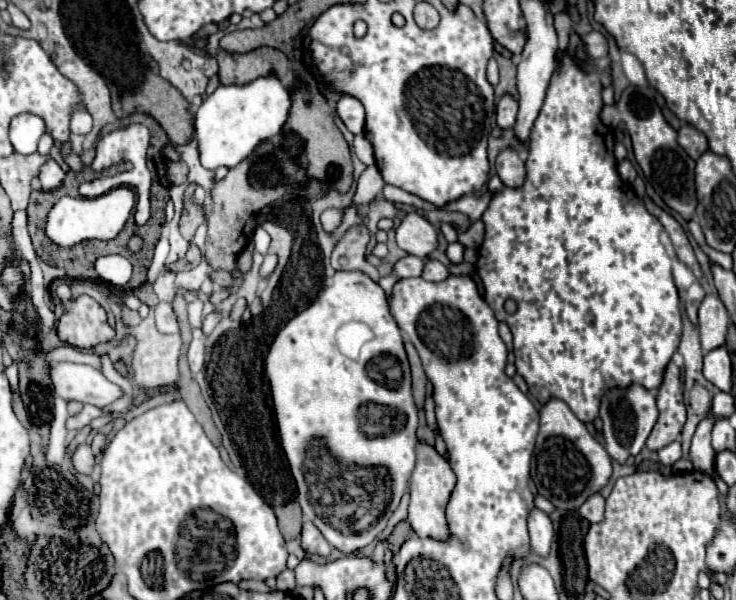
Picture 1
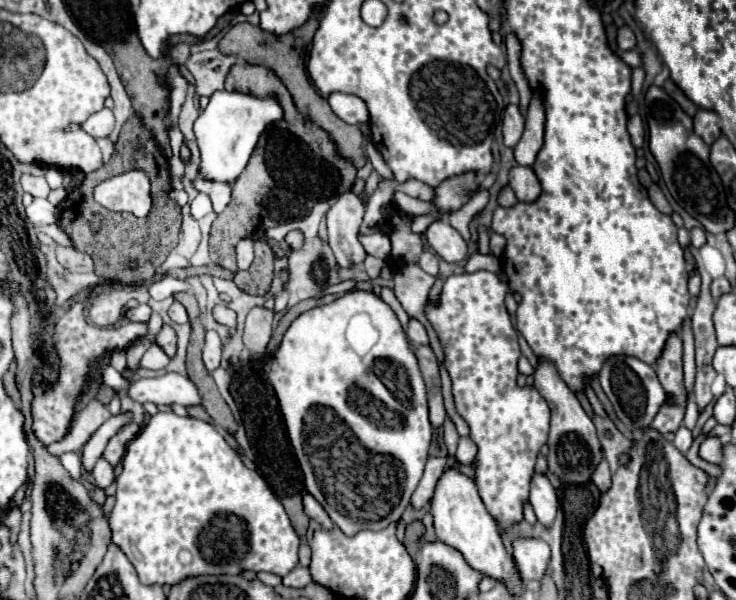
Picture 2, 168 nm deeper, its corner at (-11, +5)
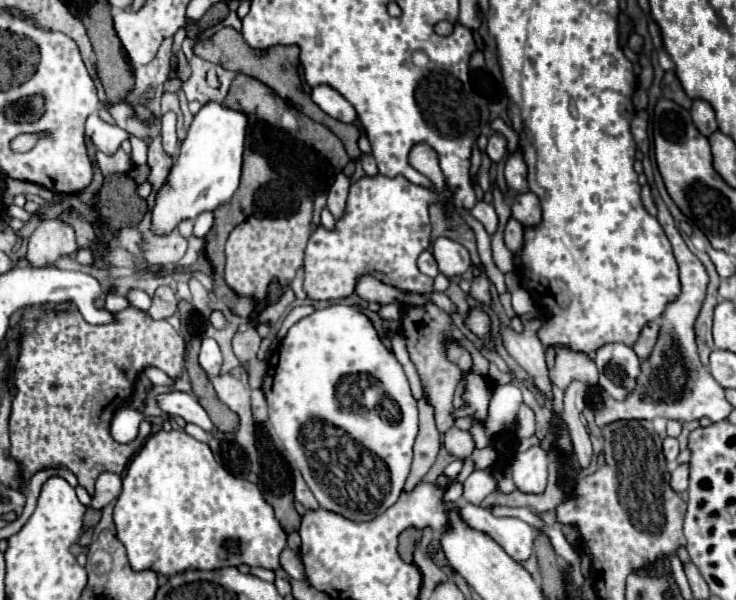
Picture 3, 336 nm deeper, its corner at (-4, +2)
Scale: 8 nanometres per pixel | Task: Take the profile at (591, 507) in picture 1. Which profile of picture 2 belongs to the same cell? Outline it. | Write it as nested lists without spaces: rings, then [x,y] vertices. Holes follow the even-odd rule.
[[[604,459],[604,463],[600,463],[600,467],[596,469],[596,475],[592,475],[594,485],[598,487],[600,493],[606,493],[612,485],[612,477],[610,477],[610,469],[608,469],[608,461]]]

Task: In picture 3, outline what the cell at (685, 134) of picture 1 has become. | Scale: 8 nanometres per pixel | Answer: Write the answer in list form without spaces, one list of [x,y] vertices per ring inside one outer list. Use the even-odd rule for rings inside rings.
[[[693,100],[691,118],[693,118],[697,130],[699,130],[703,136],[711,136],[711,134],[717,130],[715,112],[713,112],[711,104],[705,102],[705,100]]]

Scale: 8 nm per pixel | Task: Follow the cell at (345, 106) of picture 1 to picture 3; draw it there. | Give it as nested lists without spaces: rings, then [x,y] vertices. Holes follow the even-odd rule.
[[[327,84],[315,86],[313,92],[311,92],[311,98],[331,118],[337,118],[341,122],[353,122],[357,118],[355,108],[335,88],[331,88]]]

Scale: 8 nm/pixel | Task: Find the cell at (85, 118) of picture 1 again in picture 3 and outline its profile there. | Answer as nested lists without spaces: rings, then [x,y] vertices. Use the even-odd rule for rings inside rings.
[[[91,114],[87,118],[87,122],[85,122],[85,134],[105,154],[115,154],[119,150],[121,142],[129,138],[129,134],[125,130],[121,130],[119,126],[111,126],[111,124],[103,122],[97,114]]]

